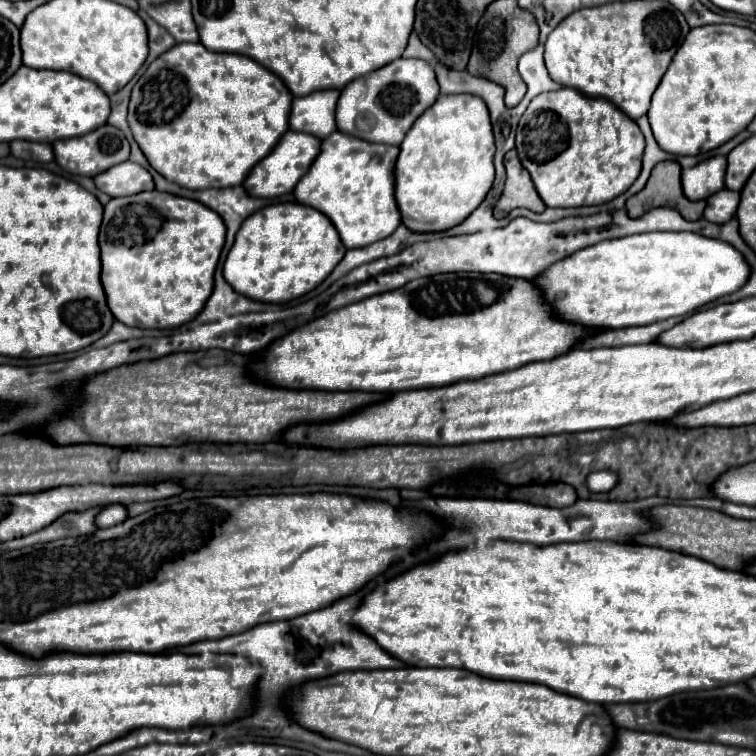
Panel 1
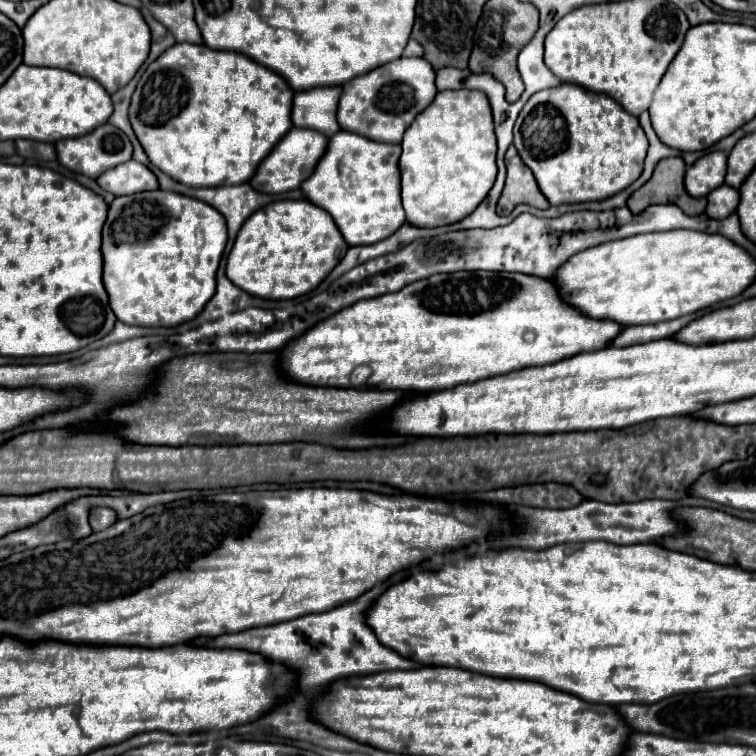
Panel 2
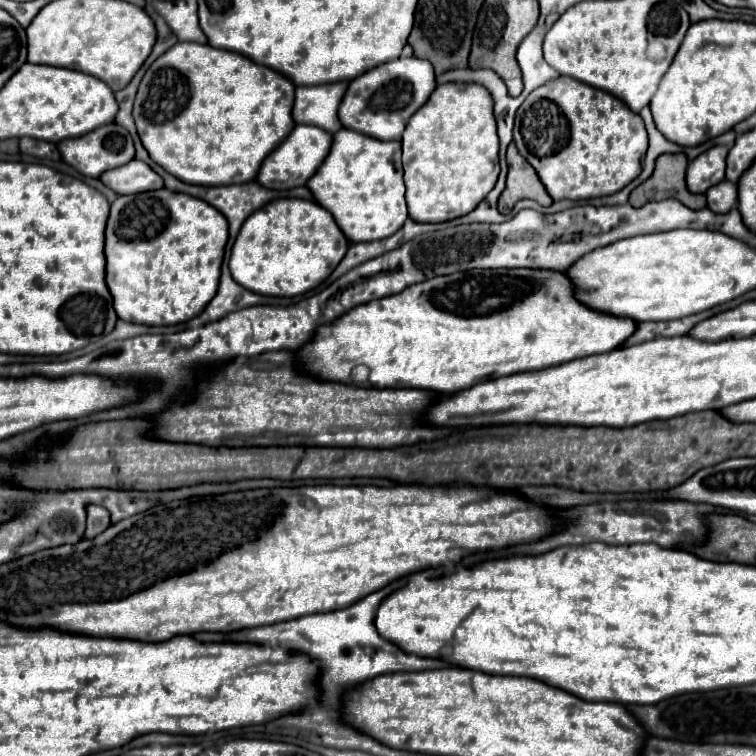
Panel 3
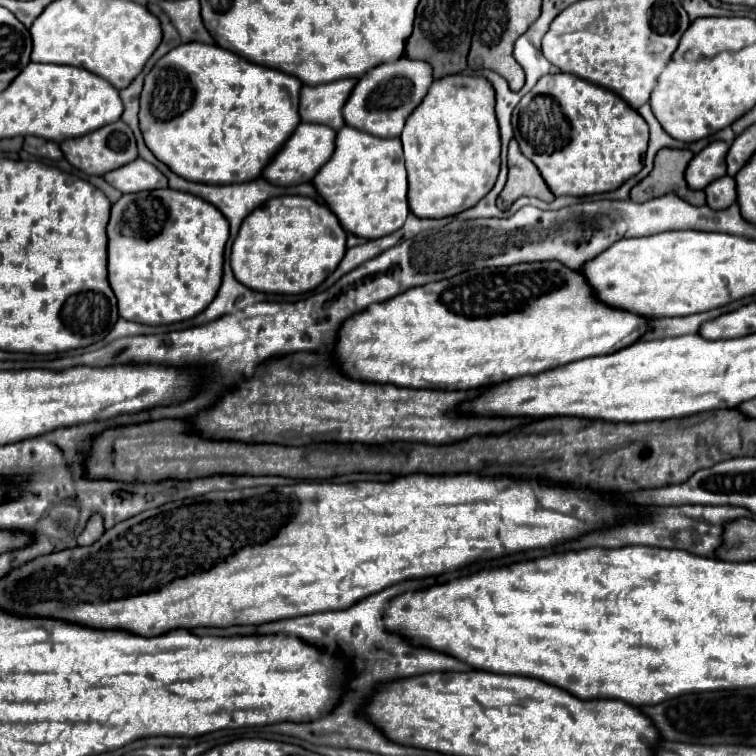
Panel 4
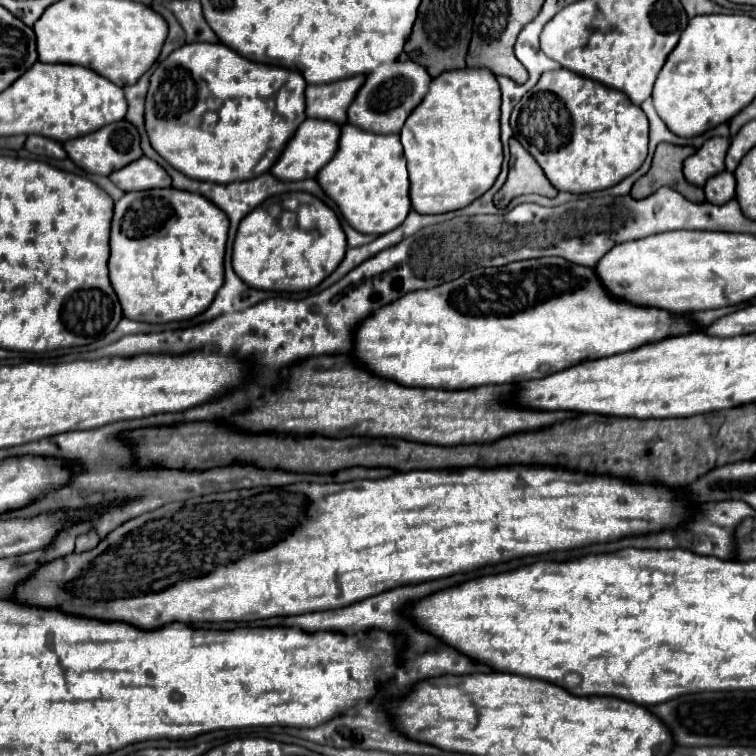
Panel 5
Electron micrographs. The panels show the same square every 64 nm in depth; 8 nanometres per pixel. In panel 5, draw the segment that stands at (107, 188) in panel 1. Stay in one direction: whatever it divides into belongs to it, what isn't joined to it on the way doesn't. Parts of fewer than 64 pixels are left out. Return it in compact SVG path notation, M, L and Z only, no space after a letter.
M146 156L120 168L120 172L112 172L110 180L124 192L170 188L170 184L172 184L170 176L164 172L164 168Z

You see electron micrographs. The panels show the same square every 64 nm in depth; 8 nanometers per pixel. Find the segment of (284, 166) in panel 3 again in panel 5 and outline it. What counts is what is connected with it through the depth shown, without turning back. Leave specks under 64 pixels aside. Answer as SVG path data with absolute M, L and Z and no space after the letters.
M306 118L304 124L296 130L296 136L288 142L288 148L280 154L280 160L272 166L272 176L278 180L304 180L304 178L314 178L318 170L334 156L338 148L338 138L340 138L340 126L332 124L328 120L316 120L316 118Z

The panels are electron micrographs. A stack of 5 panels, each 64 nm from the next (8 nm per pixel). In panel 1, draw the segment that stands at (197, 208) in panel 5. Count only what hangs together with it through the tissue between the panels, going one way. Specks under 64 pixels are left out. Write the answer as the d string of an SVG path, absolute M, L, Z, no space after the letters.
M140 192L128 198L112 198L104 206L100 226L100 260L102 284L106 284L106 300L114 318L134 328L176 328L182 326L204 308L212 294L214 270L224 246L226 228L220 216L204 204L166 192Z

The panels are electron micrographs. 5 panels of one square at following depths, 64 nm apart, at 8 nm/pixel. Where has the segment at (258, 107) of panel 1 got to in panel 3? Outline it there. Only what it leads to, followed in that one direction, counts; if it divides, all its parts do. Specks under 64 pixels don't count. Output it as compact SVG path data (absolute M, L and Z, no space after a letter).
M178 42L146 70L134 100L134 122L150 158L168 174L188 184L224 186L244 184L256 178L264 158L292 132L294 84L276 70L264 68L250 58L210 48L208 44Z

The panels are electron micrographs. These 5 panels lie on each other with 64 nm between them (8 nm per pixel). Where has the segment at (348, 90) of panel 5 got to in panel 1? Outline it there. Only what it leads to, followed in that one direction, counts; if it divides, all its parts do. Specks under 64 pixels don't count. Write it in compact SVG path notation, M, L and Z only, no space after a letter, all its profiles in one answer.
M320 90L294 98L290 112L290 128L324 138L336 130L334 110L340 90Z

